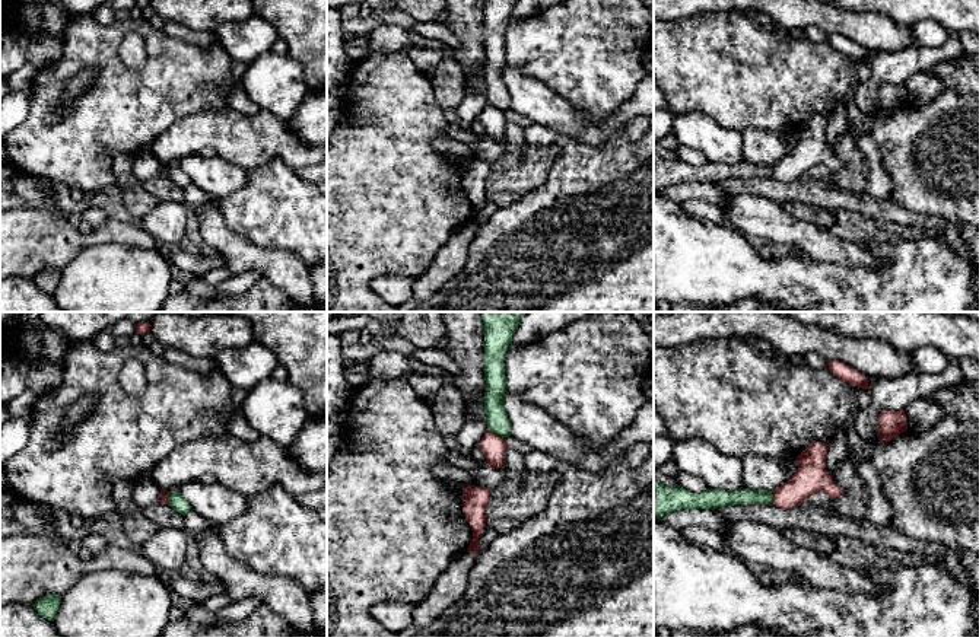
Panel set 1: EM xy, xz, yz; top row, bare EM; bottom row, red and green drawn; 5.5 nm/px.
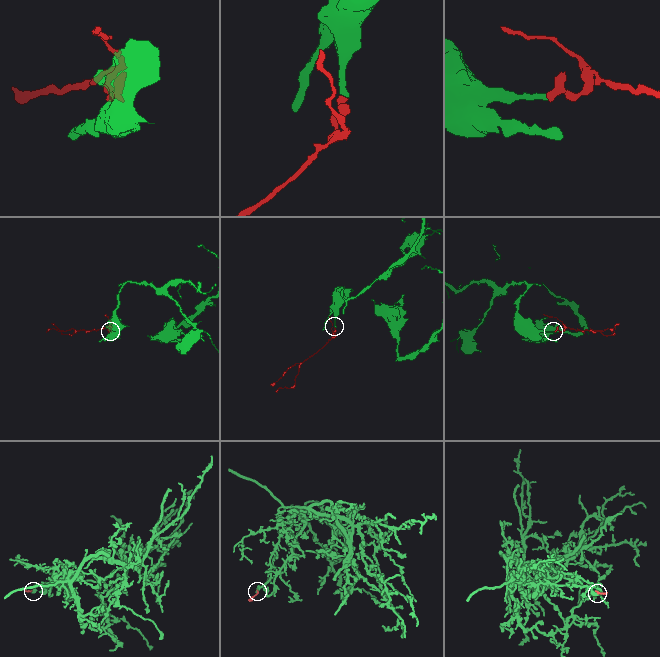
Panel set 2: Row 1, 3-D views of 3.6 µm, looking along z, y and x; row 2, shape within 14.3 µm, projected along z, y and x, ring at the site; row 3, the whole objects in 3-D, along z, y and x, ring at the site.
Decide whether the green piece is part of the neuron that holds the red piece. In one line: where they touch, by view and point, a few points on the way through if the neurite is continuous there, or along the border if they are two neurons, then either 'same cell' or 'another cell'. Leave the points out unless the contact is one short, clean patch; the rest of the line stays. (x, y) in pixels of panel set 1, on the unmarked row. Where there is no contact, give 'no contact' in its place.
xz (495, 107) | along xz (489, 104), (504, 111) | another cell

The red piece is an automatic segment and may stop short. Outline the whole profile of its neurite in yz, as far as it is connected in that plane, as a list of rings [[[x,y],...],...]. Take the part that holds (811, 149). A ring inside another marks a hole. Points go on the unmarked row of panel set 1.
[[[811,115],[795,133],[798,141],[791,153],[772,165],[773,178],[792,182],[813,168],[824,165],[830,172],[840,171],[843,162],[837,159],[826,143],[829,118]]]

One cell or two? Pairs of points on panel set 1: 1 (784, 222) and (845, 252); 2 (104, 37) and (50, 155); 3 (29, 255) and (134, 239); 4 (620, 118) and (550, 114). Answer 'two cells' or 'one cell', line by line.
1: one cell
2: one cell
3: one cell
4: one cell

